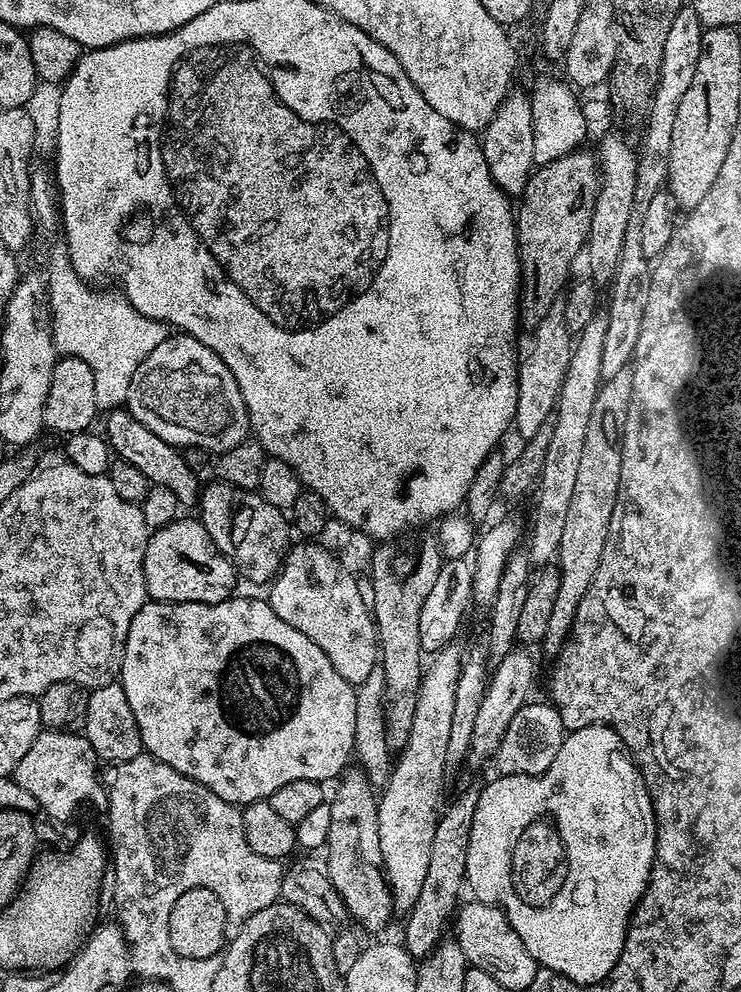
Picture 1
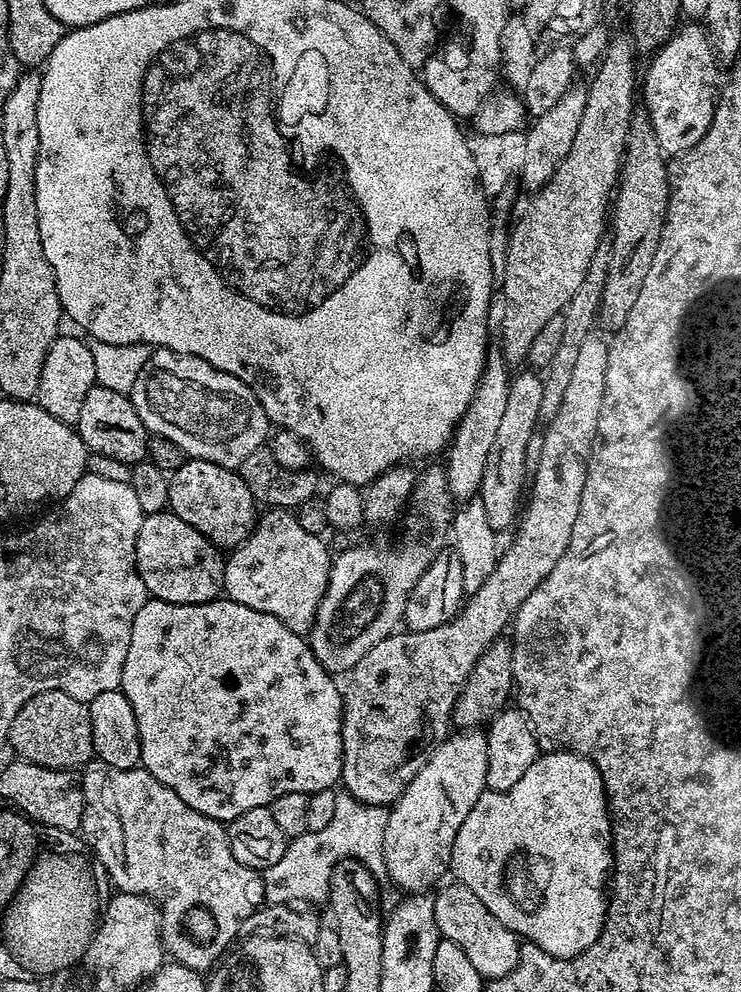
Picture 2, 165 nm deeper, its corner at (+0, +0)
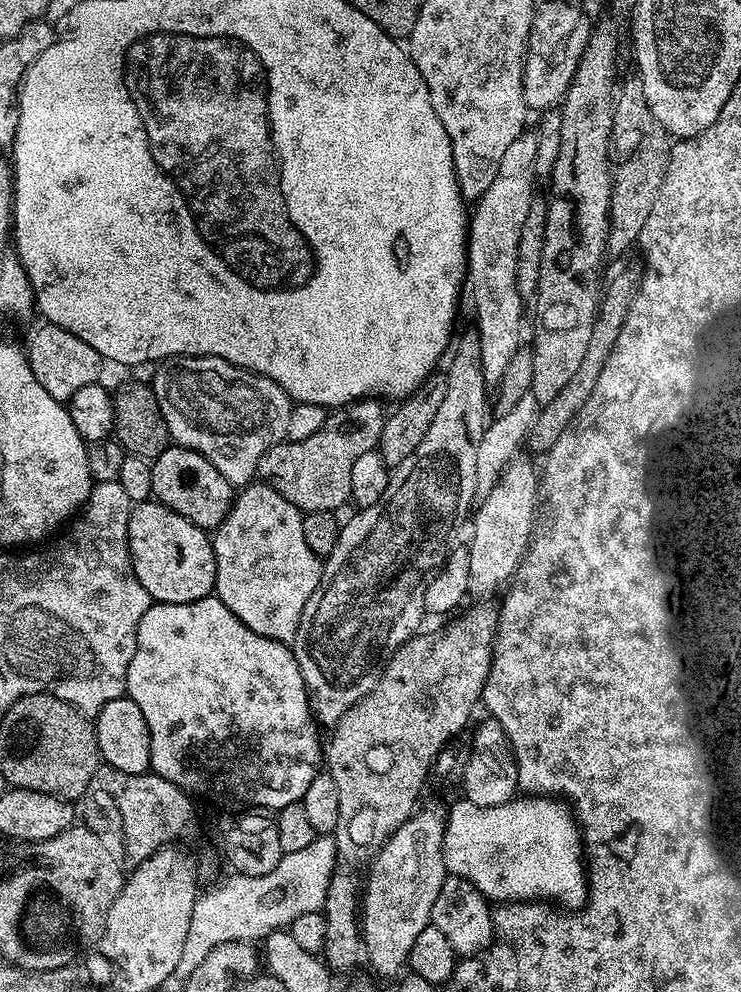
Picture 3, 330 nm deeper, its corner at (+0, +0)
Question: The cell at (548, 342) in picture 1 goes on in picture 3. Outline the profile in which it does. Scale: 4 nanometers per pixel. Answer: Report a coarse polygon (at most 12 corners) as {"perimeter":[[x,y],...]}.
{"perimeter":[[517,458],[470,520],[470,588],[515,577],[541,477]]}

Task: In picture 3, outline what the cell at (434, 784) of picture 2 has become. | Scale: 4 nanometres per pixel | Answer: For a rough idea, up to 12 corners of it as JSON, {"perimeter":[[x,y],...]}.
{"perimeter":[[417,809],[375,853],[362,952],[401,975],[446,875],[447,809]]}

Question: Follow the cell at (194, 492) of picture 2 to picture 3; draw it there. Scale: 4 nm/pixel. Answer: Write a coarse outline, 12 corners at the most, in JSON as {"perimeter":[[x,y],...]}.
{"perimeter":[[170,446],[152,496],[205,530],[226,518],[234,486],[205,456]]}

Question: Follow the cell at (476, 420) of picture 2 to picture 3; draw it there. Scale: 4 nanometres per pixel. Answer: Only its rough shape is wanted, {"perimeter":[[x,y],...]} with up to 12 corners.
{"perimeter":[[537,140],[510,142],[469,217],[466,282],[494,386],[522,346],[520,233]]}

